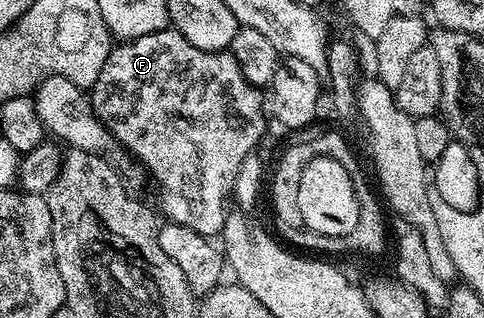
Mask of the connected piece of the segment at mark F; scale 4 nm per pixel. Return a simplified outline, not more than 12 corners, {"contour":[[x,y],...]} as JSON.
{"contour":[[168,26],[89,90],[173,224],[215,238],[269,124],[230,50]]}

